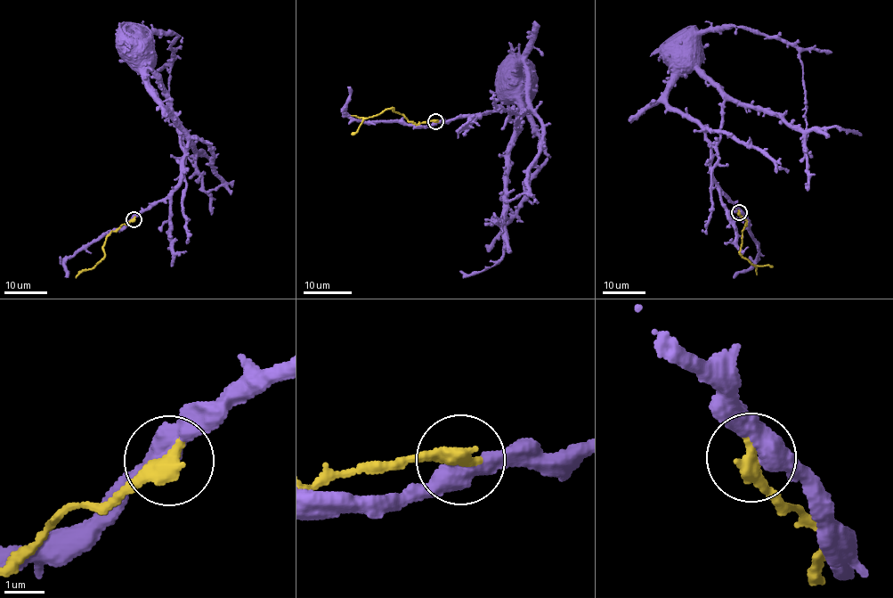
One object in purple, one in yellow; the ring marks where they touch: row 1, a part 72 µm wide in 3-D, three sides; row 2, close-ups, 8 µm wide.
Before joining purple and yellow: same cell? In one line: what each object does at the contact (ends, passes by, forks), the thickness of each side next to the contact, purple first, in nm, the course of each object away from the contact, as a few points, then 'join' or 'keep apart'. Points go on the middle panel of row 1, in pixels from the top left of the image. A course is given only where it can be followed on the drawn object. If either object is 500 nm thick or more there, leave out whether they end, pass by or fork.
500/480 nm | purple via (435, 122), (502, 110), (519, 113), (527, 110), (530, 74), (524, 65), (509, 70), (506, 69) | yellow via (435, 120), (417, 124), (393, 109), (387, 109), (366, 118), (351, 134) | keep apart

